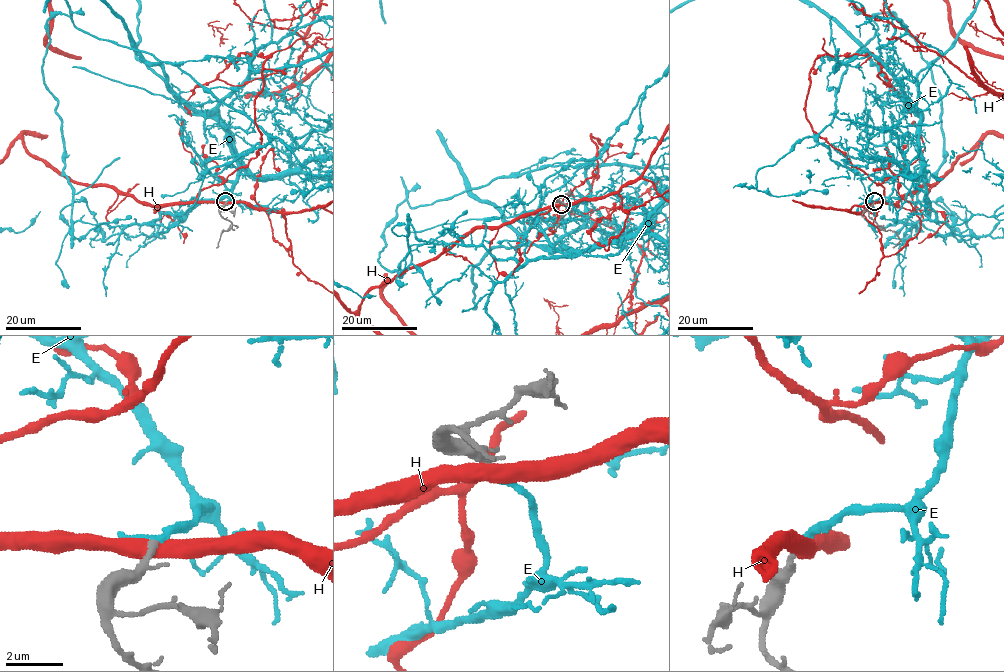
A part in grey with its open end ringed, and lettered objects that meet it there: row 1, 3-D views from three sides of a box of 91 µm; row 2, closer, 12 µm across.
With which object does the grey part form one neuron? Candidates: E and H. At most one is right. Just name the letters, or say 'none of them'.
E

